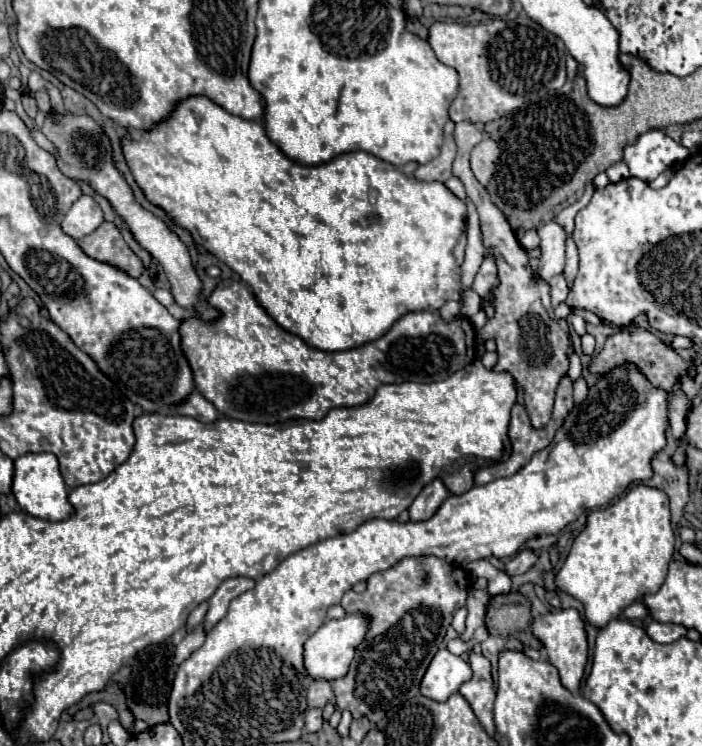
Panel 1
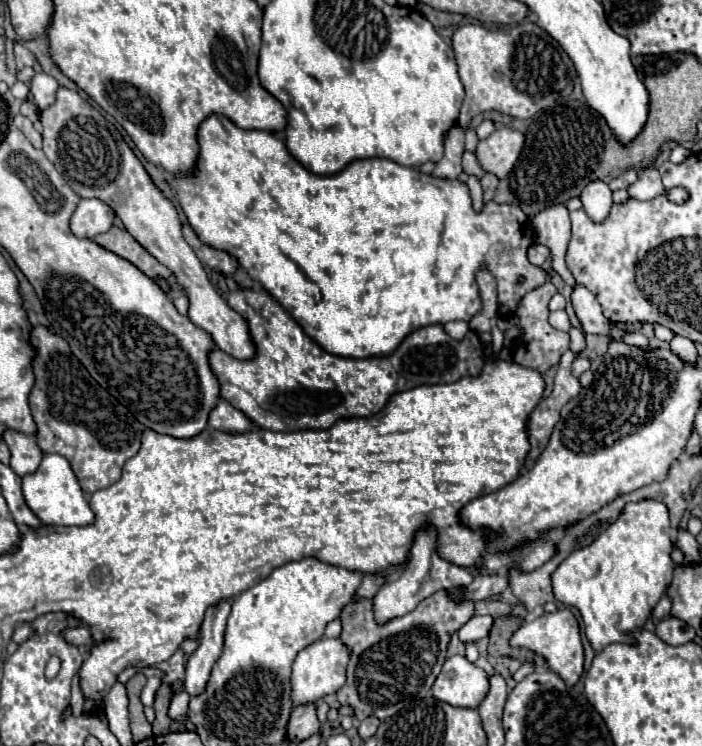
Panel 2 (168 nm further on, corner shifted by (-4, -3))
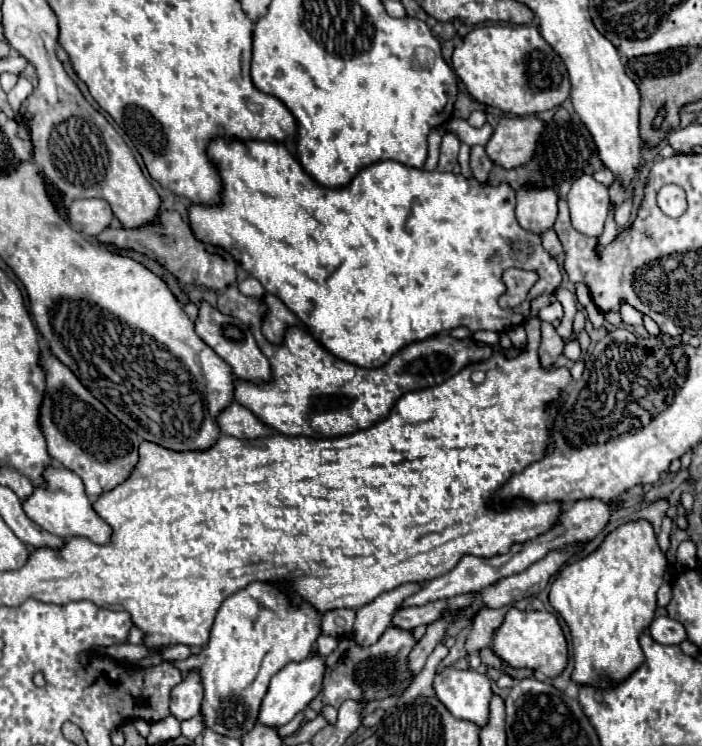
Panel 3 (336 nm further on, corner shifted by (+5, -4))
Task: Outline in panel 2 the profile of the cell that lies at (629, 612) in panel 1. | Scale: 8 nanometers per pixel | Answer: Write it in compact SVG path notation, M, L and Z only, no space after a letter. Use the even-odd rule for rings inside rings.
M662 596L660 602L658 602L658 606L654 608L652 616L656 616L656 618L668 618L670 616L670 606L672 606L670 596Z

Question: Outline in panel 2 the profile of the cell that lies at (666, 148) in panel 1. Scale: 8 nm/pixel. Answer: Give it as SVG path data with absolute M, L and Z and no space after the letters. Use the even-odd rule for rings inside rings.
M654 168L642 170L642 174L638 174L638 180L628 188L628 194L634 200L650 200L660 196L662 192L664 192L664 186L658 176L658 170Z

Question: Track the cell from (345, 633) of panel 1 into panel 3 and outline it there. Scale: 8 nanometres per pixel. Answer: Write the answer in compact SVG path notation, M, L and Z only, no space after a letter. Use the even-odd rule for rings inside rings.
M311 655L305 661L299 663L291 661L289 665L285 665L285 669L281 669L269 685L269 691L261 703L259 723L269 727L281 727L289 723L299 711L303 711L317 697L323 685L323 675L325 675L325 661L321 655Z

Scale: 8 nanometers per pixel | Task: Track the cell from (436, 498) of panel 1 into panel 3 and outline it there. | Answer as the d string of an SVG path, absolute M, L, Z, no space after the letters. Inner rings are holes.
M421 583L399 585L397 589L391 589L389 593L381 593L381 597L377 597L369 605L363 605L361 609L357 609L353 639L361 647L373 645L383 635L383 631L391 625L393 615L401 609L401 601L405 601L405 597L411 597L413 593L417 593L417 589L421 589Z

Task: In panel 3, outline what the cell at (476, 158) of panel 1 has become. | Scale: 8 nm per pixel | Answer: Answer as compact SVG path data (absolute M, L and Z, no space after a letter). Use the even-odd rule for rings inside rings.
M503 117L485 145L495 165L513 169L531 161L543 123L535 117Z

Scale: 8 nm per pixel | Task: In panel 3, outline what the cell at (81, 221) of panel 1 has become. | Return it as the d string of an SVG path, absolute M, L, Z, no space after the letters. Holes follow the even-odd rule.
M77 199L69 205L69 221L79 225L81 231L89 237L99 235L109 227L113 219L113 211L107 201L101 199Z

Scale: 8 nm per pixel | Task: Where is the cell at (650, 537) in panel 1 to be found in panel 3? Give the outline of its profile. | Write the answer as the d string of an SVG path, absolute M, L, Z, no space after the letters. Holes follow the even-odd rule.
M635 519L619 525L601 541L601 545L593 553L561 569L559 577L551 583L549 603L571 629L575 653L575 671L573 671L575 683L585 683L593 687L615 683L625 679L633 669L637 669L643 663L639 635L651 625L657 607L655 593L663 583L665 571L667 571L667 557L657 545L653 525L649 525L649 521L645 519Z

